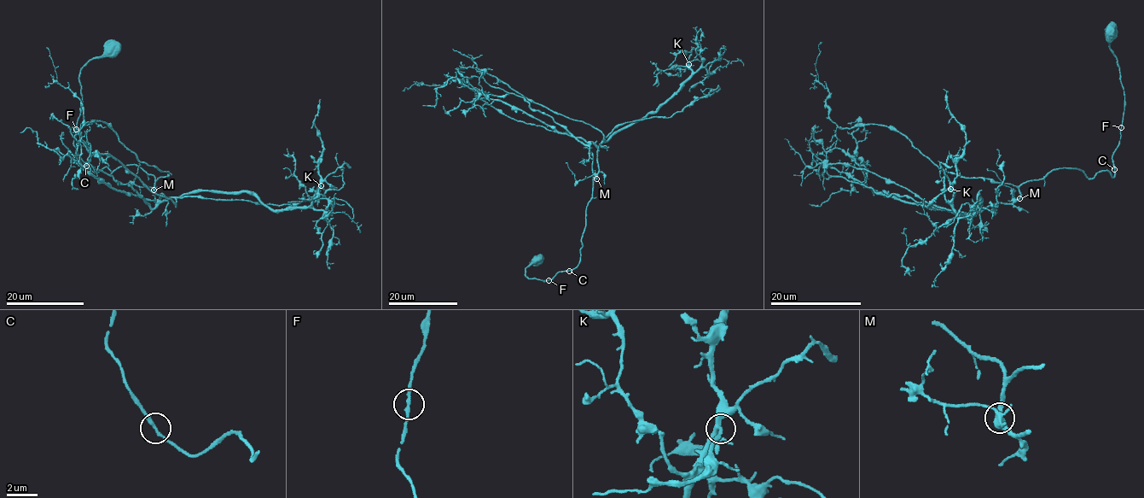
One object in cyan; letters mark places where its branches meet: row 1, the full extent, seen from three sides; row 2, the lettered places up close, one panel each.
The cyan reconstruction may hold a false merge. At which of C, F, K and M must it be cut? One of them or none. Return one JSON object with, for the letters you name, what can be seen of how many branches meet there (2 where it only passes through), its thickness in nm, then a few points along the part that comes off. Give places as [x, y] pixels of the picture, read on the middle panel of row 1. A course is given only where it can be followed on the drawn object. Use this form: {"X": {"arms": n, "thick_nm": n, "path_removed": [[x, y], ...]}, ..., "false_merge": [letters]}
{"false_merge": []}

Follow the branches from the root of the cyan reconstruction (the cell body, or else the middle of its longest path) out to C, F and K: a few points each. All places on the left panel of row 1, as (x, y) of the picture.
C: (153, 190), (153, 175), (146, 173), (136, 165), (121, 166), (111, 173), (107, 166), (95, 172), (86, 166)
F: (153, 190), (153, 175), (136, 165), (111, 173), (107, 166), (96, 172), (88, 167), (73, 143), (76, 129)
K: (153, 190), (165, 196), (179, 196), (200, 190), (245, 191), (272, 209), (293, 210), (310, 205), (321, 185)

